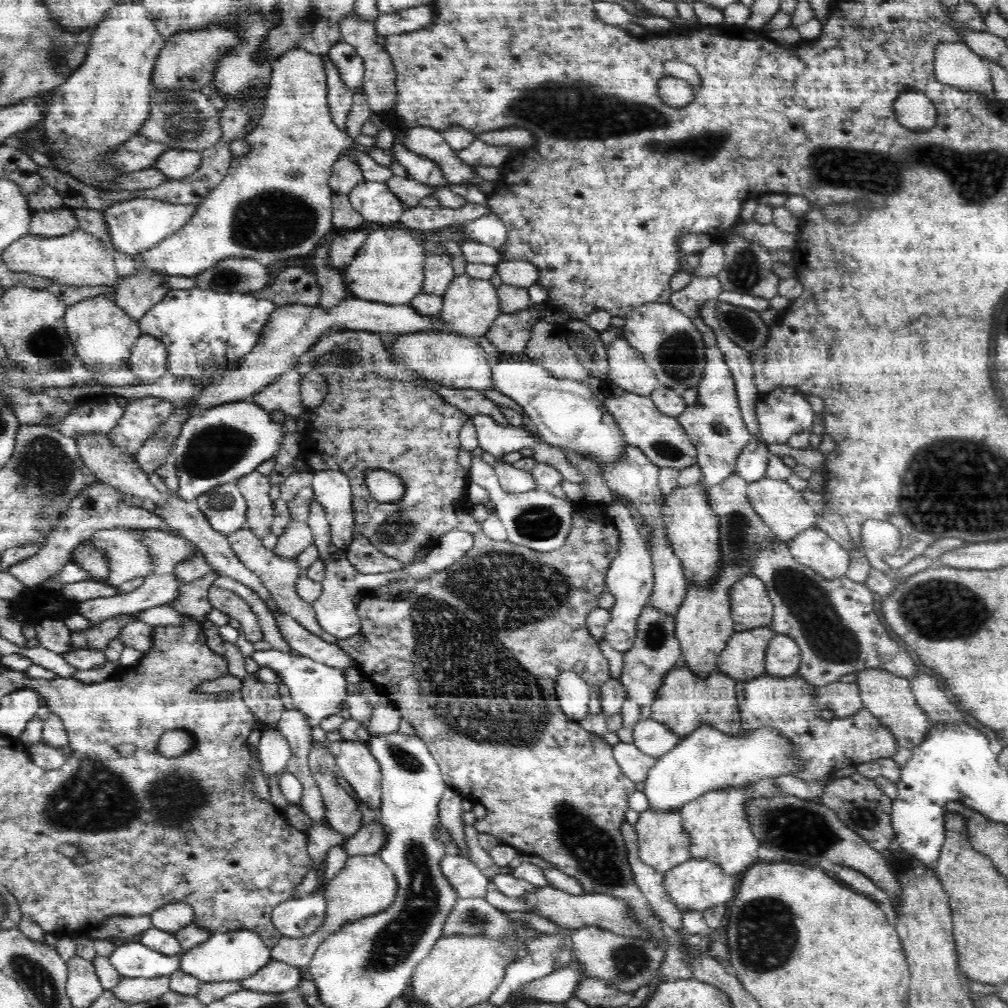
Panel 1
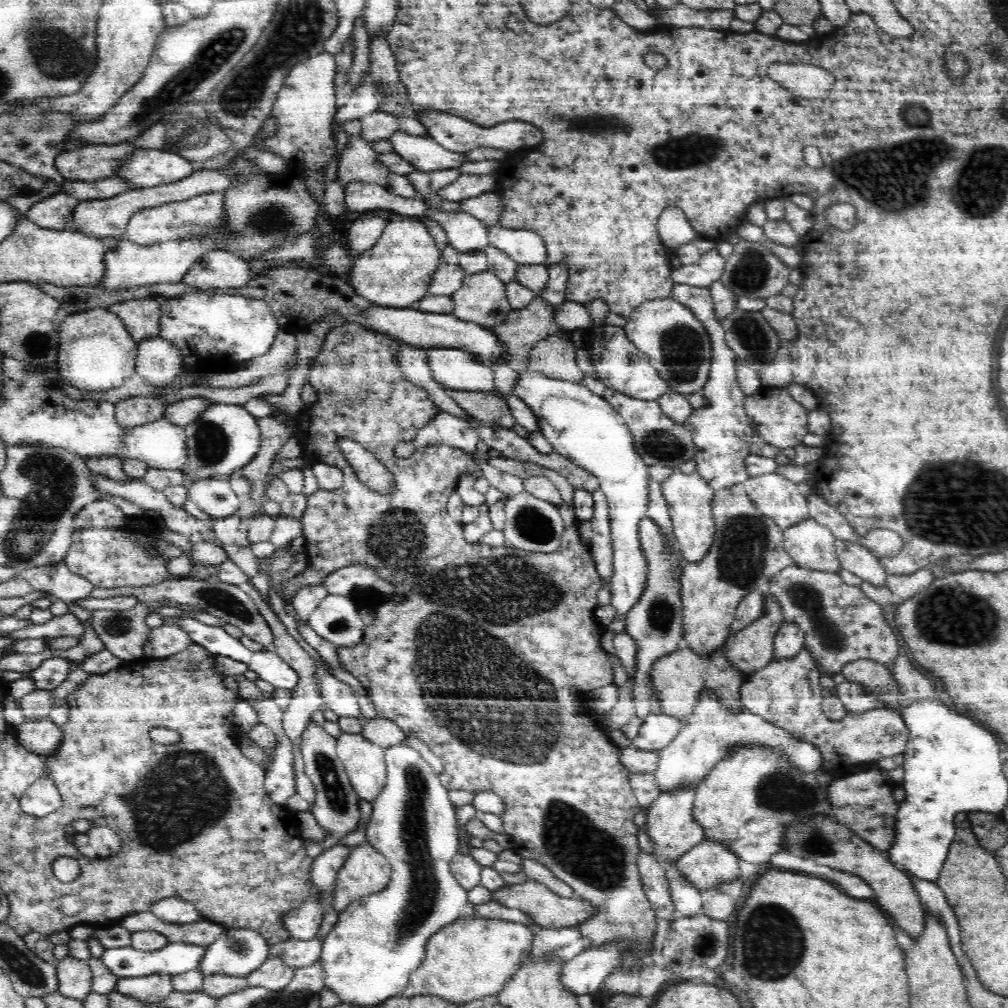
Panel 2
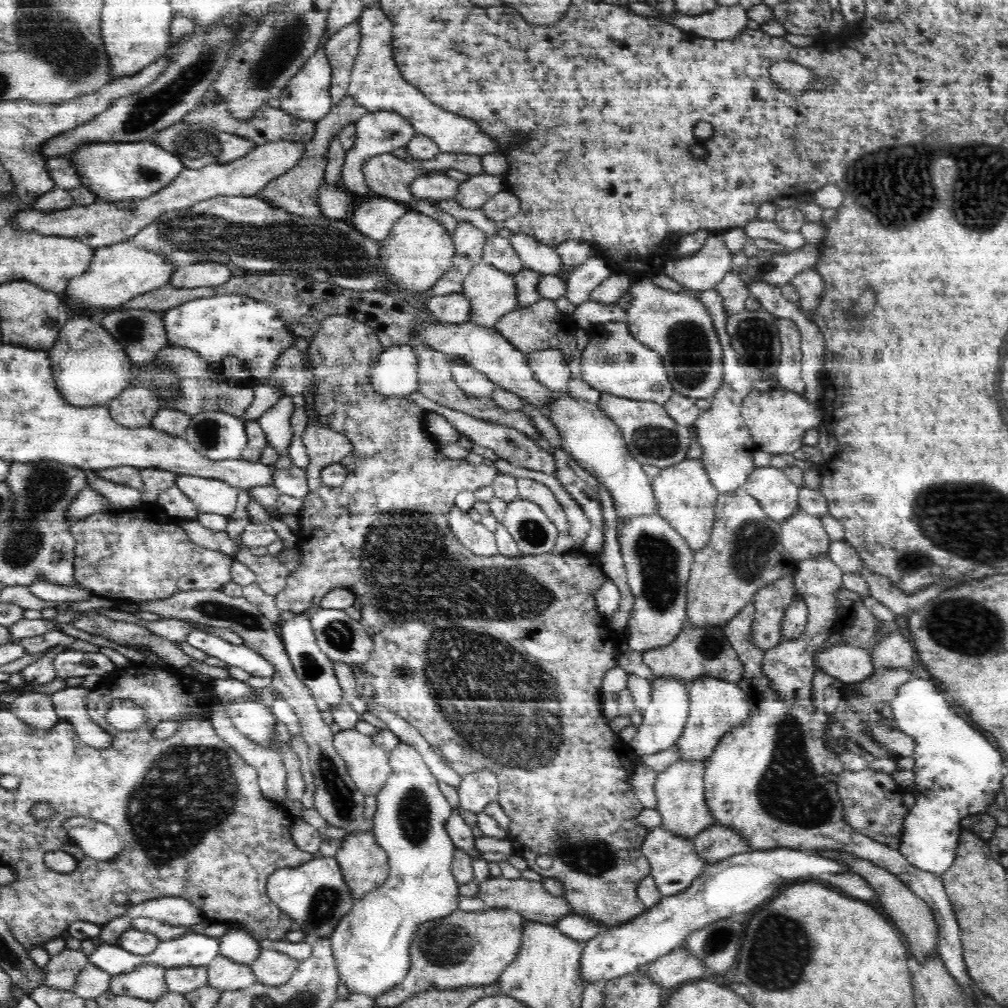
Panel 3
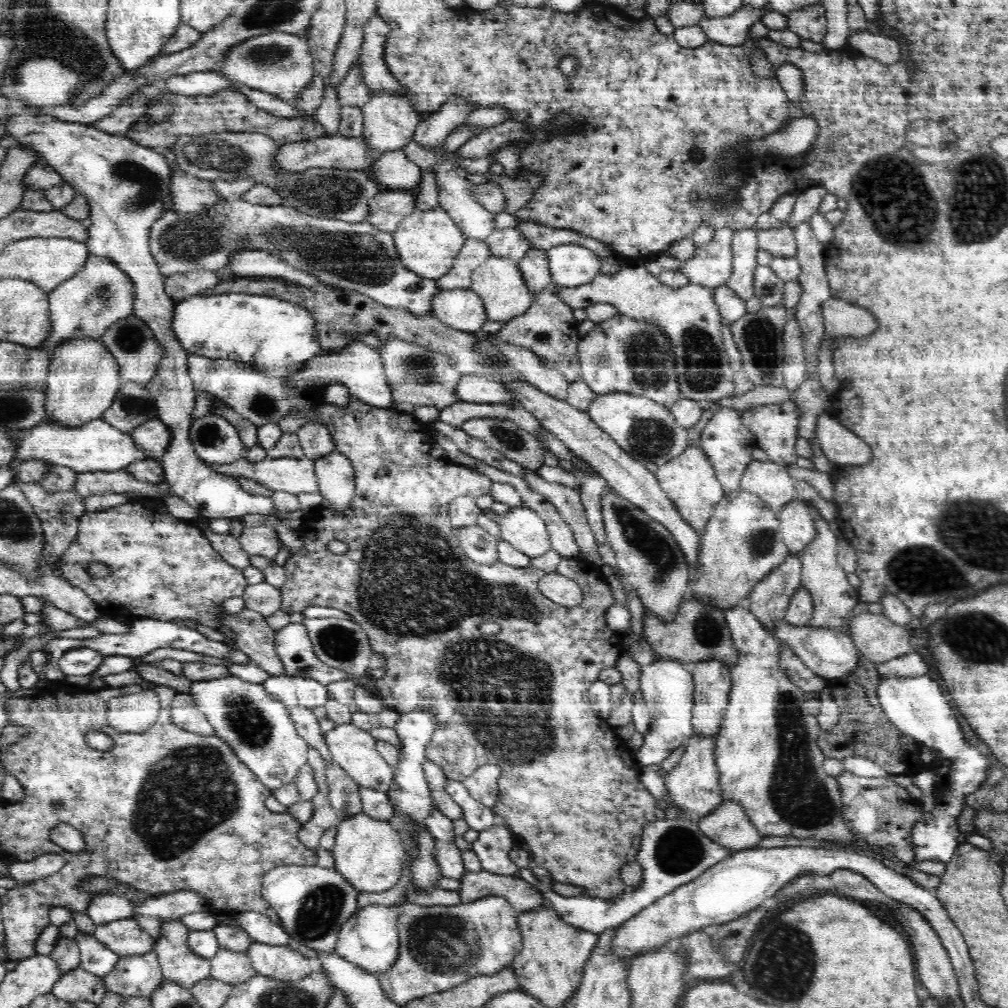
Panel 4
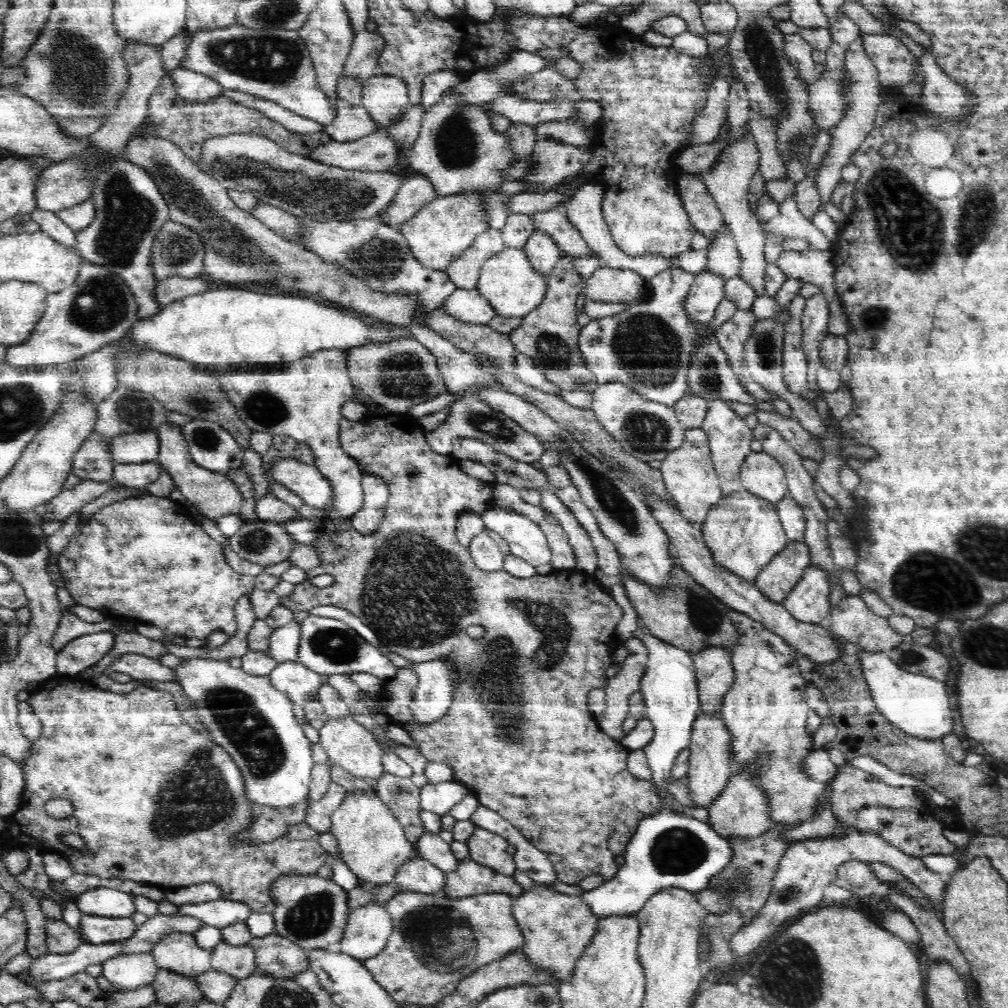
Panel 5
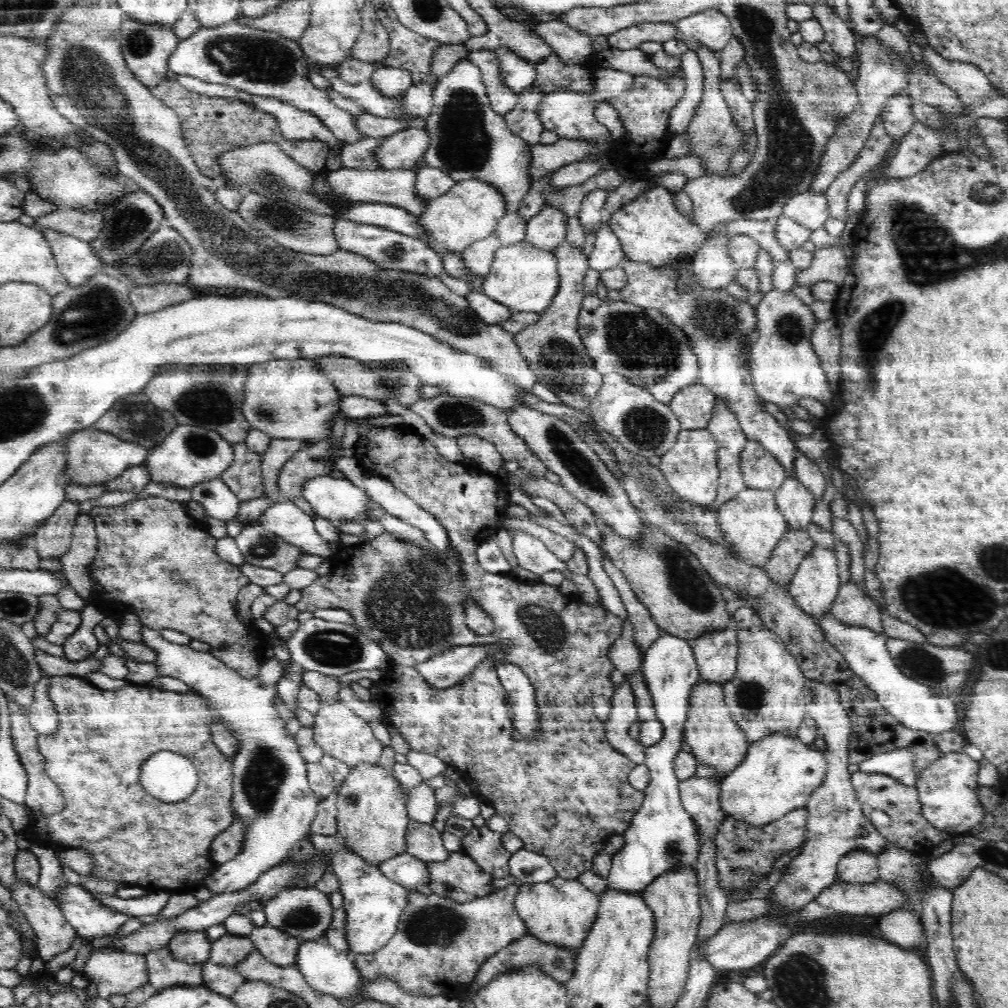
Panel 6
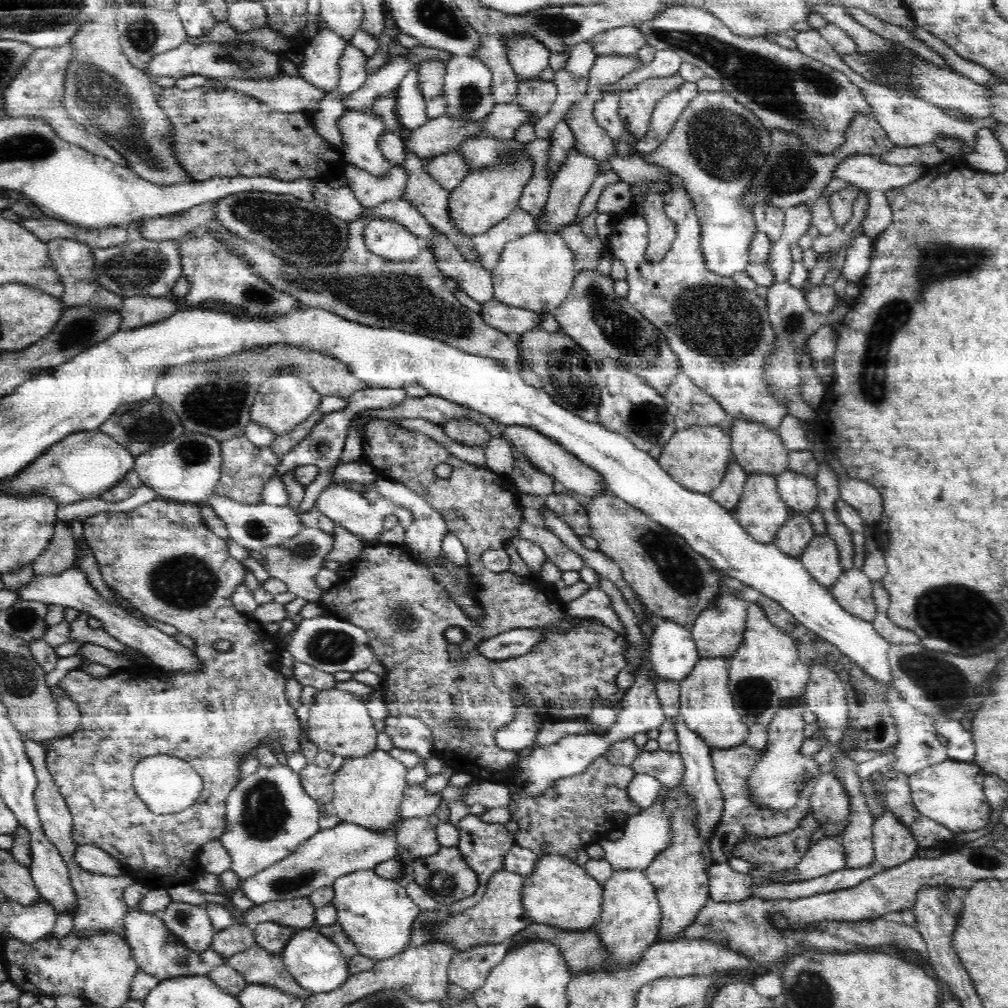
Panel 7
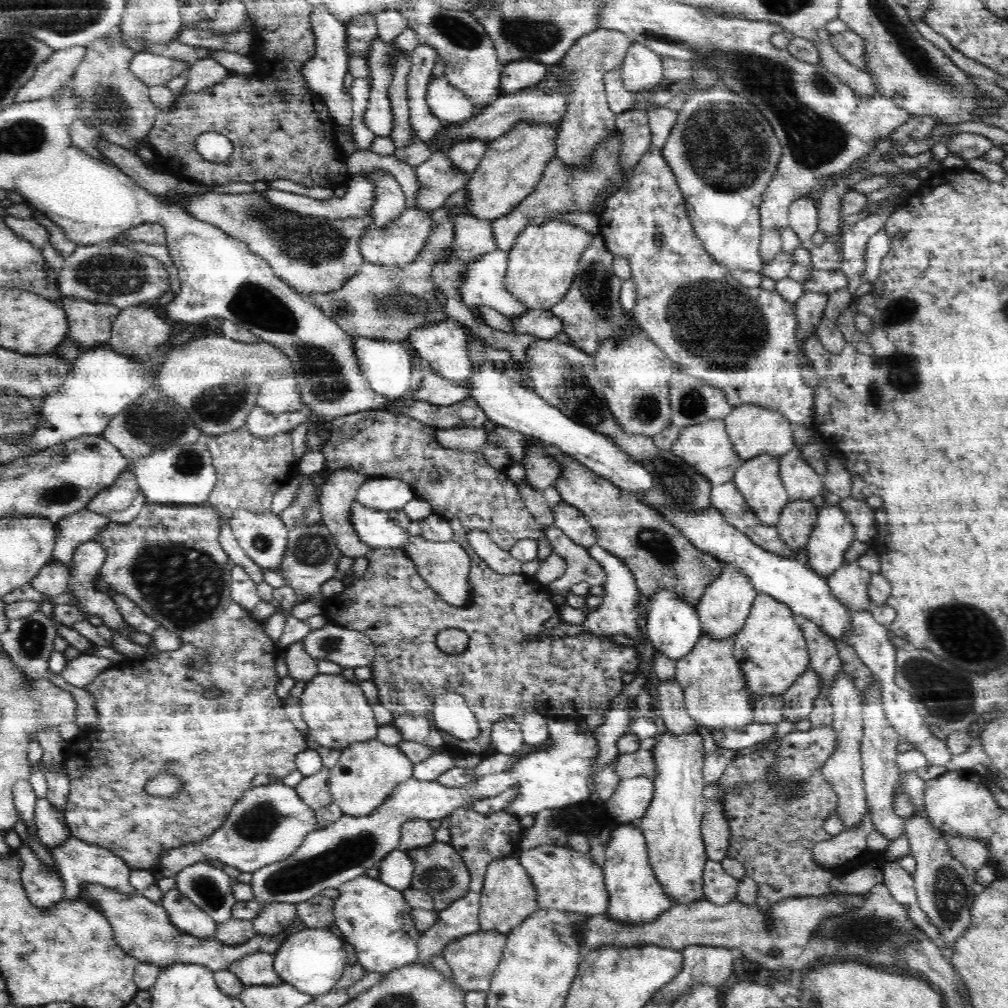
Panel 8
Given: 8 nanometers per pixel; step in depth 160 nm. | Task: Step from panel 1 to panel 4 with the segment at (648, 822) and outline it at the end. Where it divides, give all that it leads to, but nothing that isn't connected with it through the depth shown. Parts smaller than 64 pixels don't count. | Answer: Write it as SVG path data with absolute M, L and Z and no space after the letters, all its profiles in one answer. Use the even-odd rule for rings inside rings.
M694 733L686 743L684 756L680 758L678 766L663 774L664 784L667 787L673 804L680 808L684 816L680 820L697 822L705 814L710 814L722 801L722 787L720 787L720 771L716 765L716 736Z

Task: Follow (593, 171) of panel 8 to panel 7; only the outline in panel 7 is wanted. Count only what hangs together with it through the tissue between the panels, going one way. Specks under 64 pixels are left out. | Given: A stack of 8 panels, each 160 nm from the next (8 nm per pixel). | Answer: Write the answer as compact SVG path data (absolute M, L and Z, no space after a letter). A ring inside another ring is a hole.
M516 208L508 218L497 222L485 233L473 237L472 247L474 247L474 253L481 259L480 264L490 271L500 261L500 254L505 244L513 238L530 234L536 229L536 220L532 214L522 208Z

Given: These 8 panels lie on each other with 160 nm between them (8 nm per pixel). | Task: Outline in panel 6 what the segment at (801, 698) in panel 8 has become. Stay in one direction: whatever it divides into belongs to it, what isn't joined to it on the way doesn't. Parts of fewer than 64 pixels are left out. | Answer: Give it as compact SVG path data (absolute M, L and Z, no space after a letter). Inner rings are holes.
M782 733L769 734L750 745L744 760L720 781L720 807L726 813L726 817L734 817L752 826L770 824L790 811L805 808L810 794L824 782L826 767L826 757L818 751L812 751L812 748L803 744L798 737Z

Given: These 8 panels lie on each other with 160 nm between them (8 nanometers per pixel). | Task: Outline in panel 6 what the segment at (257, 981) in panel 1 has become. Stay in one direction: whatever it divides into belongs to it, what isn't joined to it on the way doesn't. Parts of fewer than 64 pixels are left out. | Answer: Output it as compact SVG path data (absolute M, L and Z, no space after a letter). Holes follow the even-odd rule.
M268 924L255 926L249 934L256 950L260 951L268 961L278 966L295 964L295 956L300 940L290 937L276 927Z

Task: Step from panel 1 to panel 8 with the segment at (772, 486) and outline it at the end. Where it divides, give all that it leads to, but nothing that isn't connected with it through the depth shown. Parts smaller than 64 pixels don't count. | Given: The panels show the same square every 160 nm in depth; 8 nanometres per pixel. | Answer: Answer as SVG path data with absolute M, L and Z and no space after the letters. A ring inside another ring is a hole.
M742 404L733 408L723 419L734 451L744 461L764 453L782 458L794 447L792 423L778 411L761 408L756 404Z

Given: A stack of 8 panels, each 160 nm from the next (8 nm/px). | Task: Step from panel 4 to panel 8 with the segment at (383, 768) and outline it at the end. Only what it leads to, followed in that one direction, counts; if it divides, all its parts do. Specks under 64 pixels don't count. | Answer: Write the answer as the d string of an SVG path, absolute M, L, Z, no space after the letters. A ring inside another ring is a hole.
M316 674L298 700L302 718L308 725L311 738L319 745L342 751L354 742L370 742L377 736L378 721L373 713L373 706L364 696L359 685L353 684L336 674Z

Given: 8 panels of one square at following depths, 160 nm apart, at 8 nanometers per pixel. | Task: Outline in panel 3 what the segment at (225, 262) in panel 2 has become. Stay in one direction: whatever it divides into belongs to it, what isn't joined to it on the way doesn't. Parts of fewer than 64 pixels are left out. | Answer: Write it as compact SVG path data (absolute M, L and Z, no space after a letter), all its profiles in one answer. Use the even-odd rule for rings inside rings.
M198 262L178 269L167 284L174 288L200 288L228 283L232 272L224 264Z

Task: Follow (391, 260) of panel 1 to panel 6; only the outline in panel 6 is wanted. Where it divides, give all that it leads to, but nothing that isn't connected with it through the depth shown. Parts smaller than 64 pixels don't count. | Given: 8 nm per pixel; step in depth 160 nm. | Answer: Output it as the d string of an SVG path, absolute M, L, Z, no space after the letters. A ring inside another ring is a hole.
M472 179L456 181L453 188L447 194L430 199L424 215L418 217L418 221L420 221L420 225L422 225L422 237L424 237L424 242L426 242L426 245L428 245L430 249L434 249L438 254L444 251L461 253L473 242L490 236L490 234L496 230L495 226L498 224L498 221L506 214L505 196L503 196L494 185Z

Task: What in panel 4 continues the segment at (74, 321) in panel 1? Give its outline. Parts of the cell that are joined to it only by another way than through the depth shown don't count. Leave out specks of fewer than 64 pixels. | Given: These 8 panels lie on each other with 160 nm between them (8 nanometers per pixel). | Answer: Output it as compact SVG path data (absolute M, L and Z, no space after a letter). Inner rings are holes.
M76 338L56 346L49 362L45 384L45 419L65 428L76 428L90 420L100 419L112 406L118 390L123 385L119 379L116 359L100 340Z

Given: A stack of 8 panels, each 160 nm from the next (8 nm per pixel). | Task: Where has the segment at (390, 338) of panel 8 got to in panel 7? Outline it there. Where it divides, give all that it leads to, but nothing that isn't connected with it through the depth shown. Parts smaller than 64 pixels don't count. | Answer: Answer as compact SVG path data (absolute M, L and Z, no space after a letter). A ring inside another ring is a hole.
M403 158L402 164L392 166L388 175L382 179L349 163L344 166L343 174L348 179L349 187L356 195L358 203L368 211L376 209L385 201L405 201L406 182L409 179ZM364 214L349 222L350 238L340 263L308 269L290 265L265 248L229 232L215 218L200 229L214 233L226 251L242 255L261 278L276 290L292 295L305 306L321 308L350 322L374 328L424 334L462 352L493 358L508 370L520 373L522 357L512 335L486 324L482 315L464 306L456 294L445 287L446 277L439 270L436 255L428 245L410 261L386 261L367 249L363 232L372 219L372 215Z

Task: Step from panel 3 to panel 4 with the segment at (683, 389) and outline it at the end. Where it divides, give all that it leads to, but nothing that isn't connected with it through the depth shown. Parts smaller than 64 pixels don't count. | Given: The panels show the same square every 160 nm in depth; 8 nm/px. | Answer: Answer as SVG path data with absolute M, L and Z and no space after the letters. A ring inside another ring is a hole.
M621 264L616 274L599 273L582 286L561 287L558 295L573 309L585 310L590 304L606 302L615 306L620 315L654 321L672 343L681 398L705 403L734 396L734 371L723 343L722 321L714 299L714 288L692 283L678 289L670 288L650 274L644 265Z

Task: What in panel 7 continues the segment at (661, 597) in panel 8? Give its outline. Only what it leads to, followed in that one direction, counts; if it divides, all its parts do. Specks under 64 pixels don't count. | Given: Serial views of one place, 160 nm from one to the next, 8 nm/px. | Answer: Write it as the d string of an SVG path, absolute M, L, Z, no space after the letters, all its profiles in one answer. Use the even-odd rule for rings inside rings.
M662 620L653 630L650 661L662 680L682 682L700 658L690 626Z

